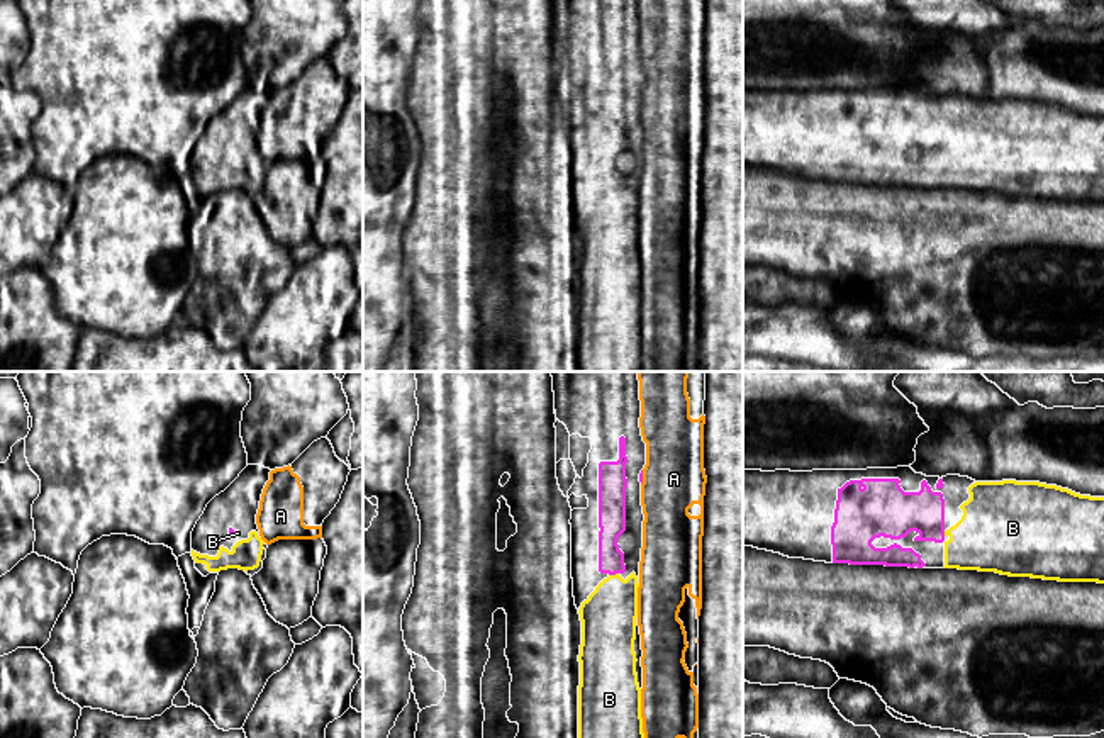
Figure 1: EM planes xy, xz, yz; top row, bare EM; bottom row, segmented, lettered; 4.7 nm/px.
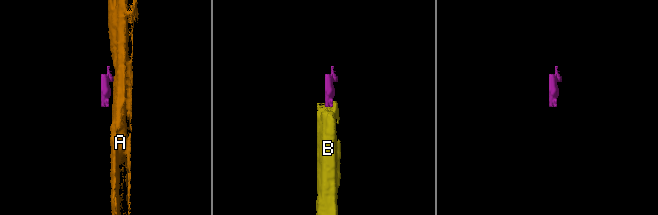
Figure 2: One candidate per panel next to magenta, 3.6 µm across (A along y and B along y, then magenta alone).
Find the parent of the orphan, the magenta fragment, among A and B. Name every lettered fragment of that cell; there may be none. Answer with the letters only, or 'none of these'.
B

